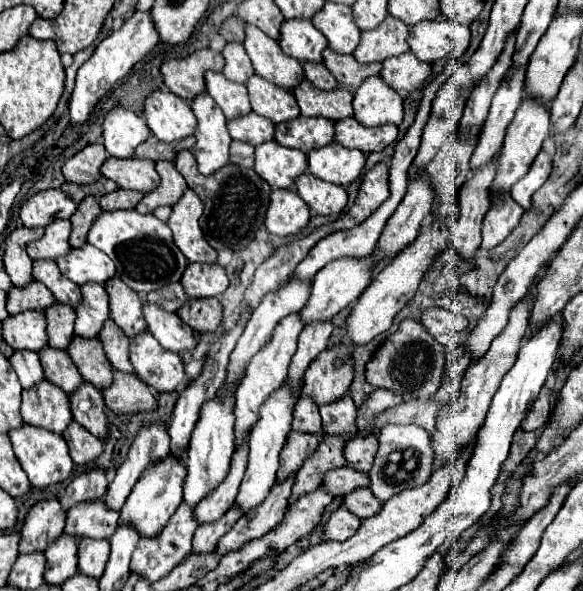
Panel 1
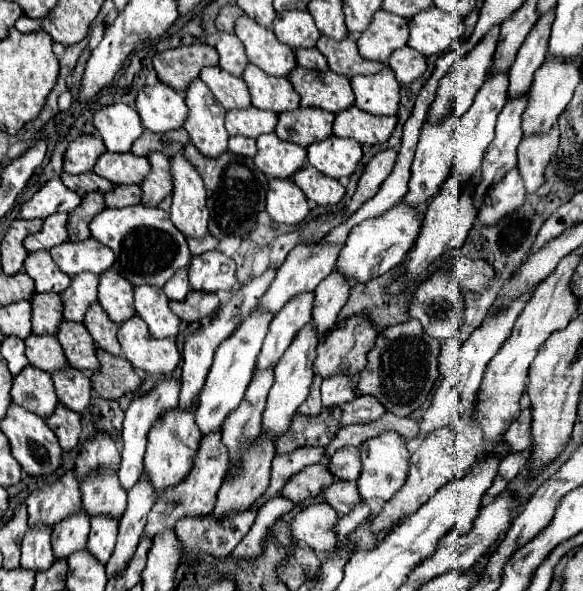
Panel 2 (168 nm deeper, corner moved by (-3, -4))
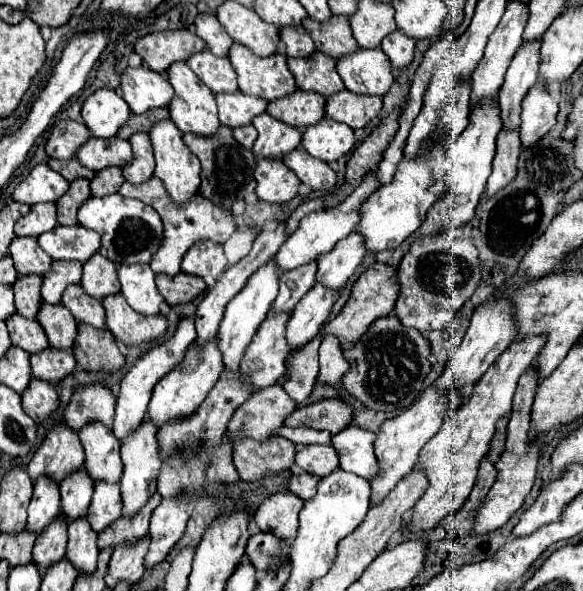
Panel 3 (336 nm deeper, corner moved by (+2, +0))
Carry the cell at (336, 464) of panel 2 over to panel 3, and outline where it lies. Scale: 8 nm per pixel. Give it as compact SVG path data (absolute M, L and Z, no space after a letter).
M303 446L297 448L295 464L305 472L323 478L339 468L339 458L331 446Z

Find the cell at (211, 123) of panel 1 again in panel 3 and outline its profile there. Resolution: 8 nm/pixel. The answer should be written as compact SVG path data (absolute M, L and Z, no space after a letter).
M177 62L167 70L169 82L175 88L177 98L169 104L169 114L171 120L177 124L177 128L183 134L195 134L195 136L203 136L209 138L219 130L219 118L217 118L217 104L215 104L215 96L209 92L209 88L191 72L191 68L185 62Z

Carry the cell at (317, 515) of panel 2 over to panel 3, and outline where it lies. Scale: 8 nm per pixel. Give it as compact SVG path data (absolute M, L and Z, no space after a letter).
M293 492L273 494L259 506L253 520L257 522L261 532L271 532L279 538L291 540L295 538L295 532L299 532L299 512L303 504L305 500L301 500Z

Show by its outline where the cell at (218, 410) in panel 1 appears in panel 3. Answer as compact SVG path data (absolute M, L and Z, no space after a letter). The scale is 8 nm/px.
M269 262L263 268L259 268L259 272L255 272L255 276L251 276L251 280L247 280L243 292L239 292L225 308L225 318L223 318L223 322L219 326L219 334L217 334L217 340L219 340L217 348L223 356L223 366L229 372L239 372L247 344L251 344L255 330L259 328L259 324L263 324L263 320L267 318L267 312L271 310L271 304L273 304L273 300L277 296L277 288L279 288L277 286L279 276L275 276L275 274L277 274L275 262Z

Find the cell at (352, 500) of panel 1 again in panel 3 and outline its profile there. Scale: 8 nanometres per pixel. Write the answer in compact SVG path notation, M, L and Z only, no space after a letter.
M299 474L299 476L291 476L289 490L293 494L301 496L303 500L311 500L311 496L315 496L315 492L317 492L317 484L319 484L319 478L317 476Z

